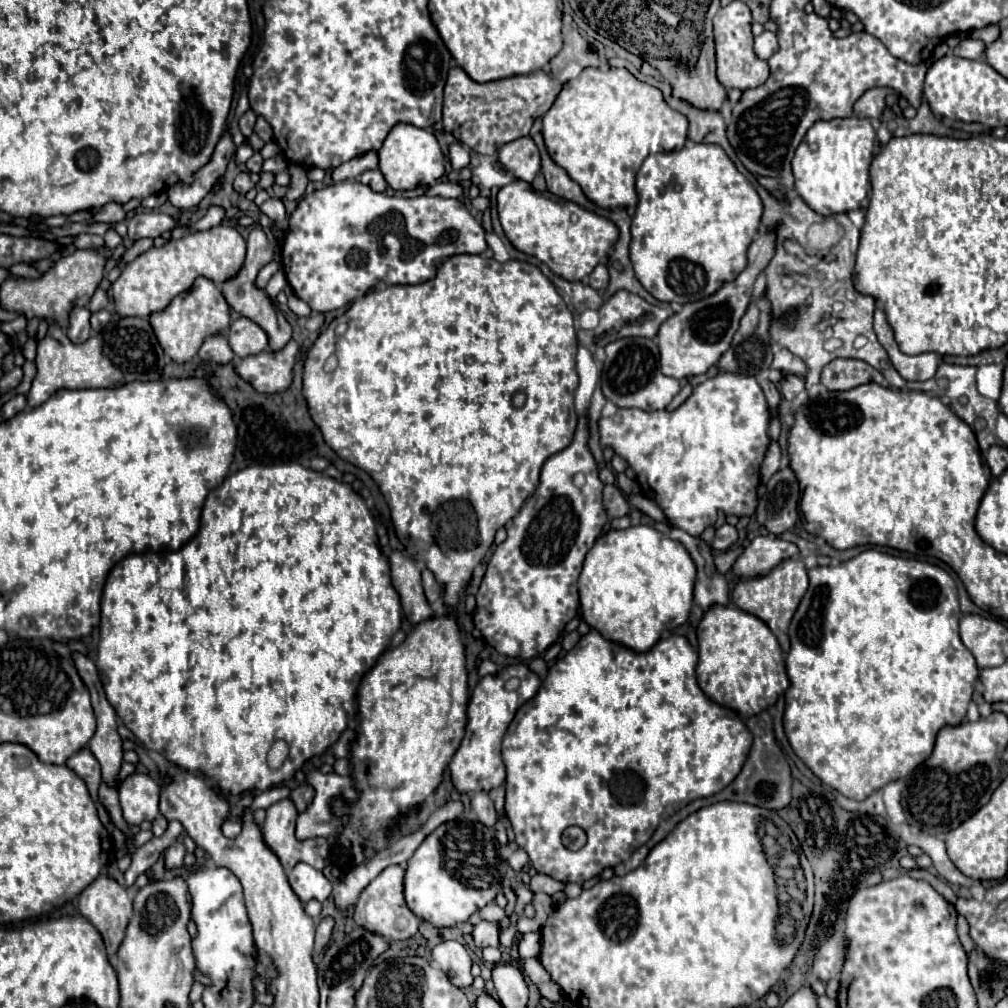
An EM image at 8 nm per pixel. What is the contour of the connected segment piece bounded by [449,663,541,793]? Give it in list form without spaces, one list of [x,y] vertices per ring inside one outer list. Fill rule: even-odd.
[[[521,663],[507,667],[497,677],[487,675],[479,681],[467,707],[465,737],[449,763],[451,781],[459,793],[479,793],[479,791],[489,793],[491,789],[497,789],[505,783],[505,767],[501,761],[501,737],[505,735],[509,723],[513,721],[519,705],[535,697],[539,685],[541,685],[539,677],[533,671],[529,671],[527,665],[521,665]],[[511,679],[519,679],[519,689],[507,687]]]

